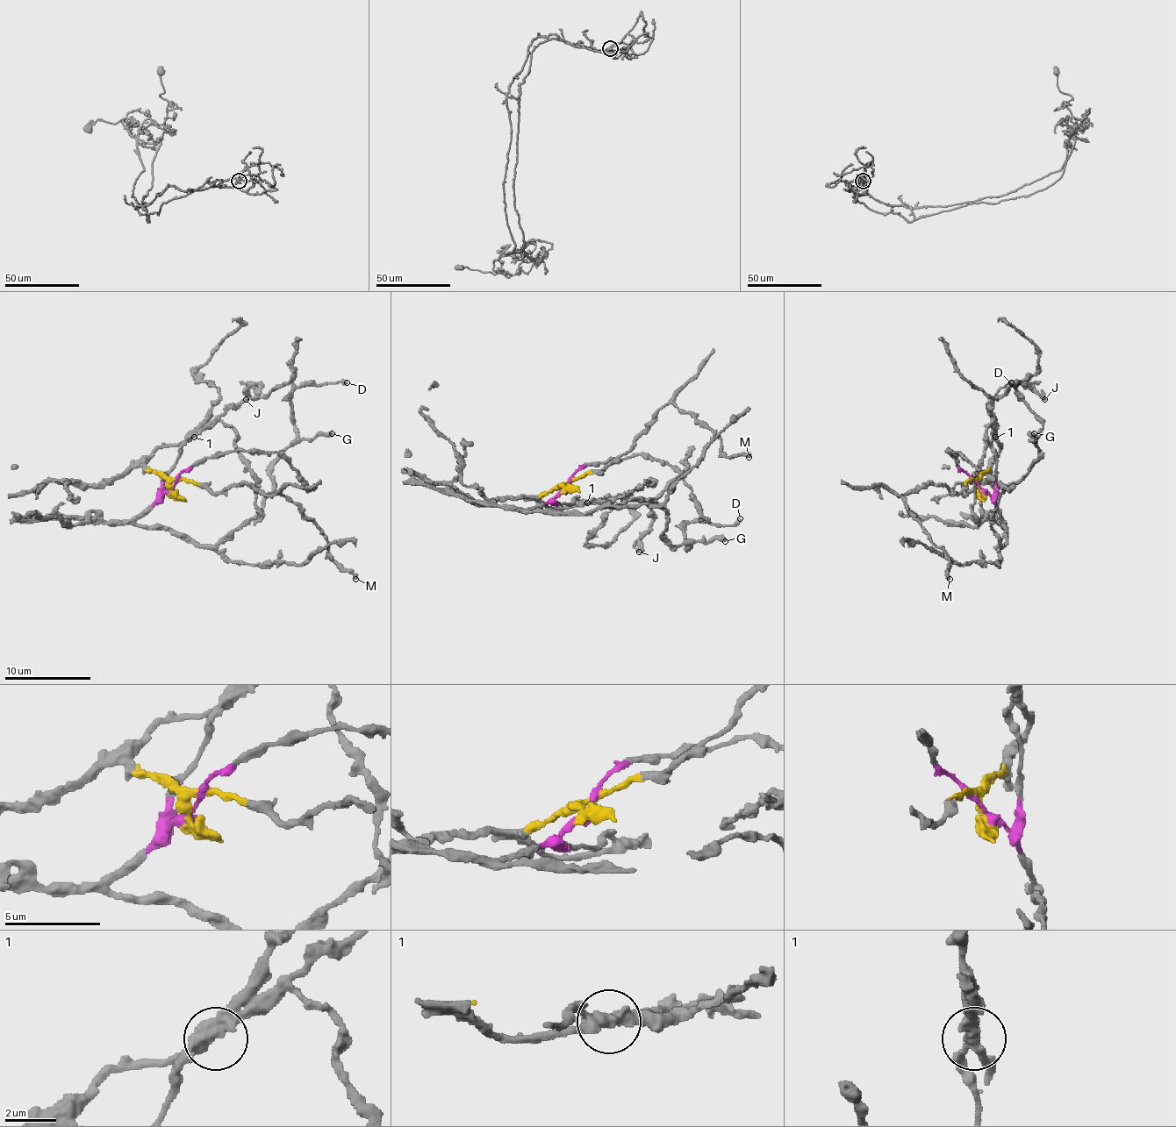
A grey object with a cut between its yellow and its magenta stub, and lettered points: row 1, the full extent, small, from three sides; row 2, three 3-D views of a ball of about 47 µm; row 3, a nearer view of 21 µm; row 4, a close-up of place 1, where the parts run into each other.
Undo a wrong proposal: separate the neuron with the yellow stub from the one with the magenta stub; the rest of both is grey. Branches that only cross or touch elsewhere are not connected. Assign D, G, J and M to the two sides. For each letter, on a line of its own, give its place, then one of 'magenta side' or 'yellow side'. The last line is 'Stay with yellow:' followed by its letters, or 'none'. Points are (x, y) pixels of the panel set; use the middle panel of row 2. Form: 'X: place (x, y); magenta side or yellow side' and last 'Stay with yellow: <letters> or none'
D: place (740, 518); magenta side
G: place (725, 541); magenta side
J: place (639, 552); yellow side
M: place (749, 457); yellow side
Stay with yellow: J, M

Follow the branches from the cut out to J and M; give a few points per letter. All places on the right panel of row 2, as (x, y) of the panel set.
J: (978, 487), (1000, 452), (995, 419), (989, 413), (995, 398), (1013, 382), (1021, 382), (1045, 400)
M: (978, 487), (971, 480), (958, 493), (945, 487), (921, 484), (896, 495), (950, 559), (950, 580)

